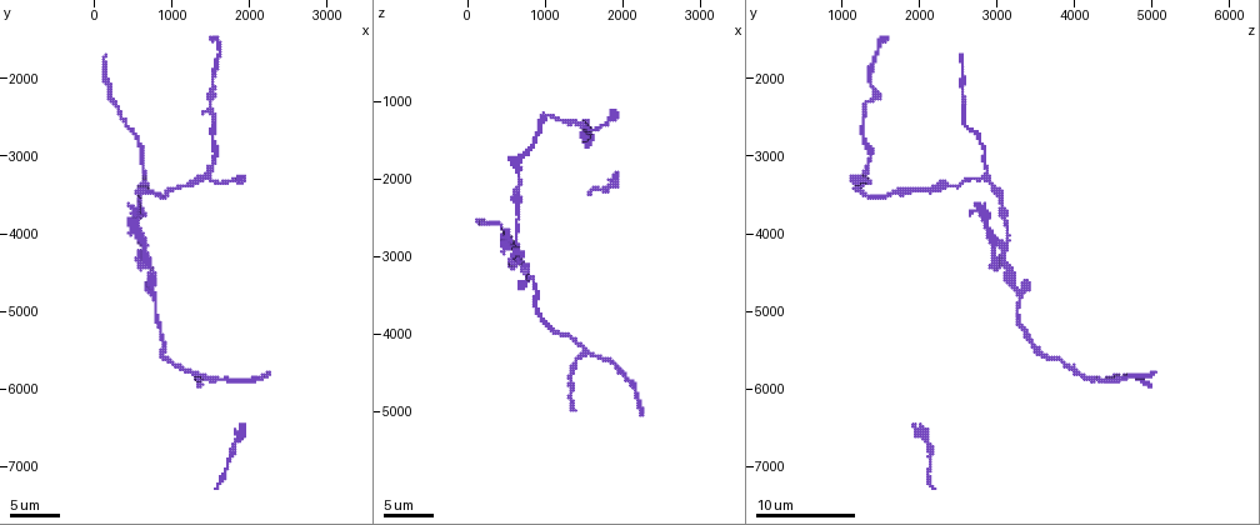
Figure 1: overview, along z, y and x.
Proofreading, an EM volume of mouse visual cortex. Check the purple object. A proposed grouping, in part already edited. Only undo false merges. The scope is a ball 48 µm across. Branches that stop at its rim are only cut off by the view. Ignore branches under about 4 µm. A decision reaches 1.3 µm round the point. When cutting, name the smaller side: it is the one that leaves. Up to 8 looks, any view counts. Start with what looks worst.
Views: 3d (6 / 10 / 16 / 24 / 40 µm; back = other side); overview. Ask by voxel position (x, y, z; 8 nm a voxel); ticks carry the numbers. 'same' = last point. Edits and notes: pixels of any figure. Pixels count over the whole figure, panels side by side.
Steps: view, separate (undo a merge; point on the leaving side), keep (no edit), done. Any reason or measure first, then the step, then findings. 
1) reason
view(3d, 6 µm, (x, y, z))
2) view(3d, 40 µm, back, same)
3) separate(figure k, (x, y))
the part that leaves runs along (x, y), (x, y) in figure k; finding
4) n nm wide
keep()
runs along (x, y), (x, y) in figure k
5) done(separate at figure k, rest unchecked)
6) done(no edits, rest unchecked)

two arms in line, one across
view(3d, 10 µm, (1500, 3250, 1350))

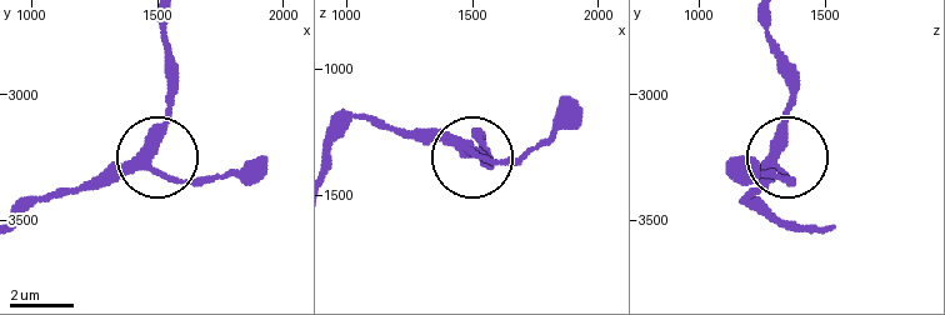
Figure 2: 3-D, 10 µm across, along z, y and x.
260 nm wide
keep()
runs along (26, 210), (123, 178), (153, 156), (171, 178), (209, 183) in figure 2; all the same cell

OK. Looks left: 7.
a fork
view(3d, 10 µm, (1500, 5850, 4250))

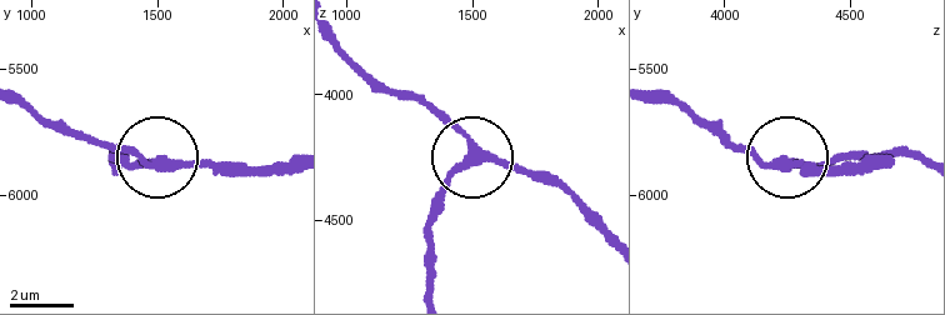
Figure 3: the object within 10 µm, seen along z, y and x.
view(3d, 10 µm, back, (1500, 5880, 4270))

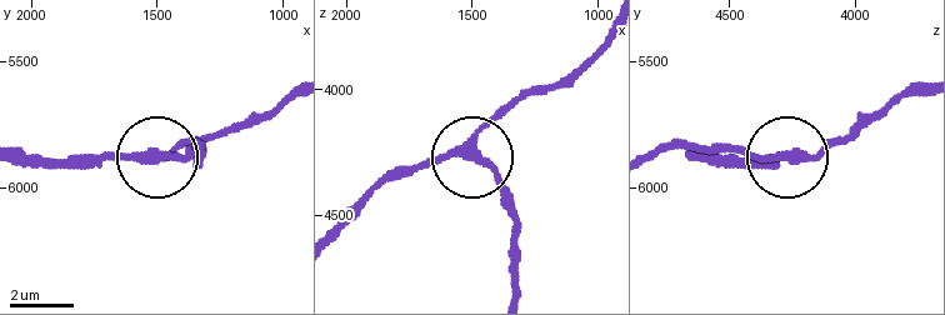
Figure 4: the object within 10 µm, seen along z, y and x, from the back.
260 nm wide
keep()
runs along (603, 40), (476, 136), (520, 223) in figure 4; all the same cell

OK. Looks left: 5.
view(3d, 16 µm, (650, 3300, 2800))

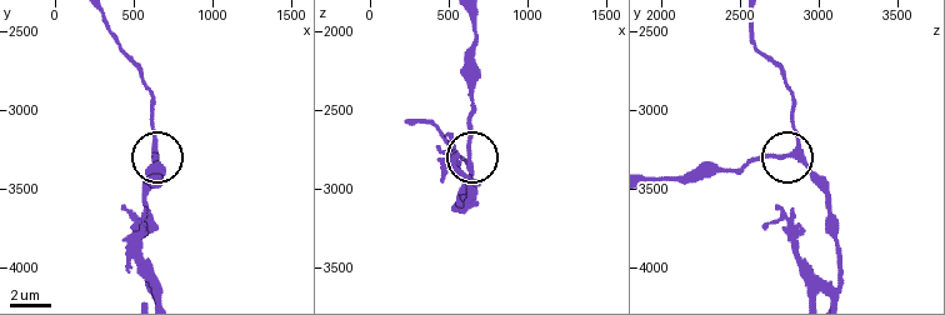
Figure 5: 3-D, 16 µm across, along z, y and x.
view(3d, 16 µm, back, (640, 3300, 2820))

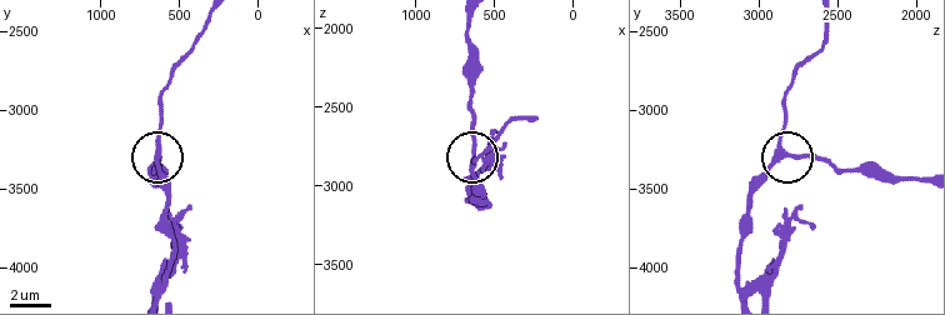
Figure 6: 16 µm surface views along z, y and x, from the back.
keep()
runs along (748, 214), (750, 190), (786, 155), (778, 135), (783, 91) in figure 6; all the same cell

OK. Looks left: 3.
view(3d, 10 µm, (850, 5500, 3500))

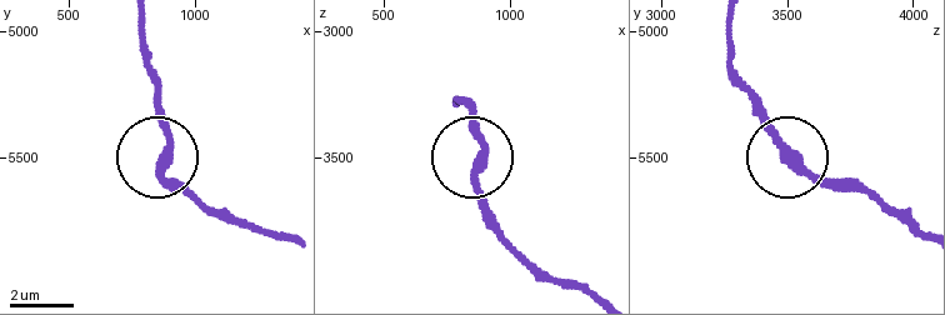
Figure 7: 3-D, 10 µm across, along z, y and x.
keep()
runs along (729, 28), (726, 60), (759, 124), (824, 175), (853, 186) in figure 7; all the same cell

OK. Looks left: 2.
done(no edits, rest unchecked)

